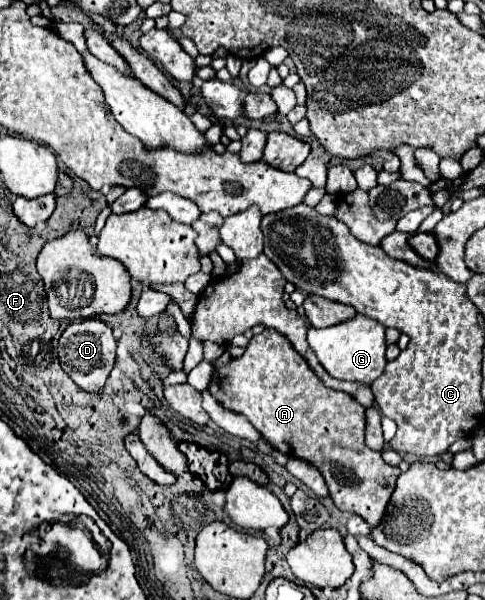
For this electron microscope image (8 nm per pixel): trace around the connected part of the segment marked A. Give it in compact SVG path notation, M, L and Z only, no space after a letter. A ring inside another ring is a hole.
M265 329L263 333L253 335L245 353L239 359L231 359L229 363L215 369L209 383L209 393L225 409L245 415L271 447L289 457L305 459L307 463L315 465L329 487L331 499L341 511L363 517L371 527L381 523L389 497L395 489L395 481L401 473L399 467L387 465L381 459L379 451L373 451L365 445L365 407L343 391L327 389L315 377L307 361L303 361L303 357L293 349L285 335L275 329Z

